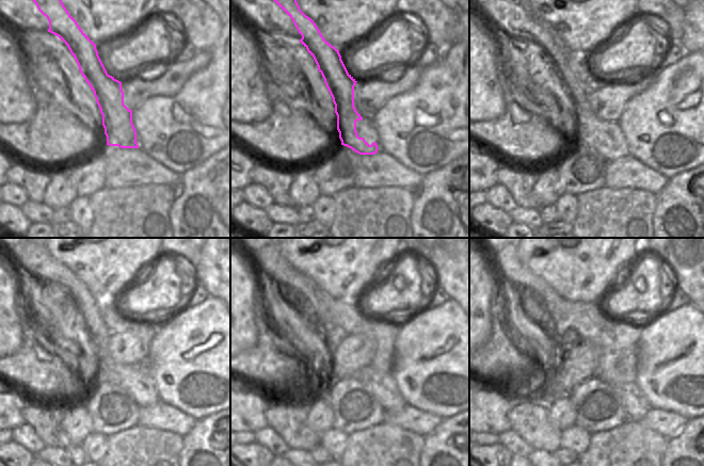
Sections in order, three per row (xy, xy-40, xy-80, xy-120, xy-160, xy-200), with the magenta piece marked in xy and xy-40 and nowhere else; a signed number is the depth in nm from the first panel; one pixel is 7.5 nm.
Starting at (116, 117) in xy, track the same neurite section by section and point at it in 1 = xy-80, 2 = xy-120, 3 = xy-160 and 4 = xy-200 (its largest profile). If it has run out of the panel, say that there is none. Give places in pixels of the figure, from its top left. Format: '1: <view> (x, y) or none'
1: xy-80 (578, 92)
2: xy-120 (89, 315)
3: xy-160 (332, 335)
4: xy-200 (570, 339)

